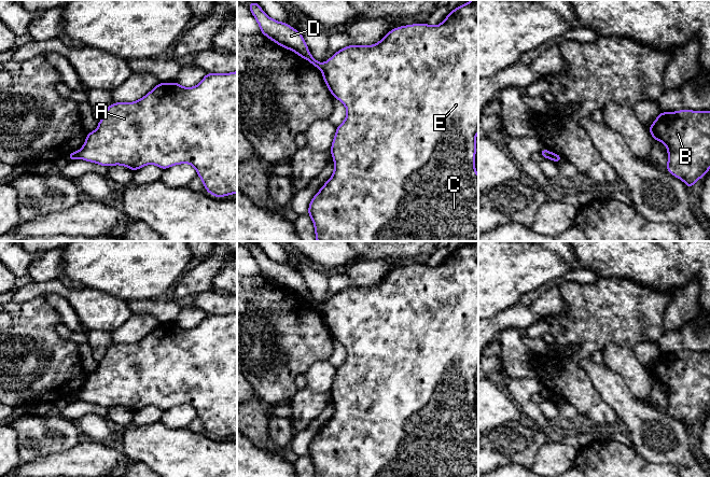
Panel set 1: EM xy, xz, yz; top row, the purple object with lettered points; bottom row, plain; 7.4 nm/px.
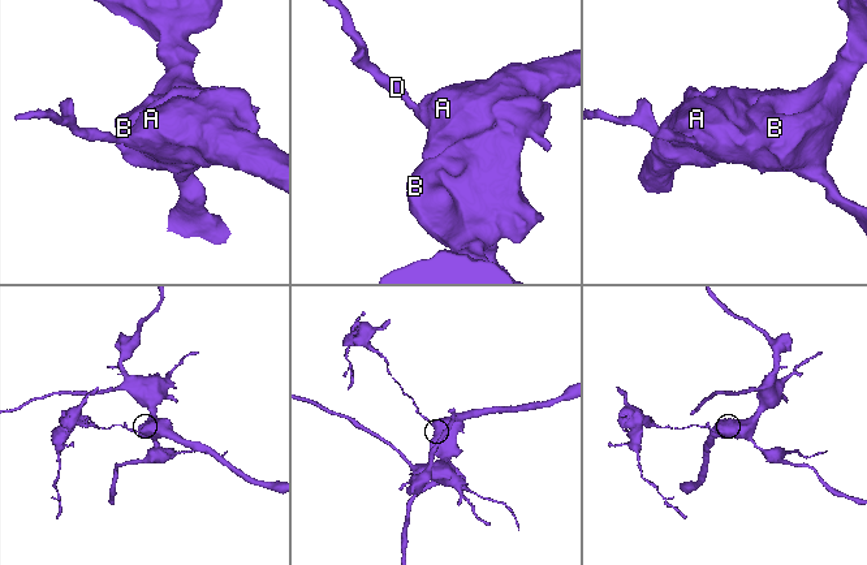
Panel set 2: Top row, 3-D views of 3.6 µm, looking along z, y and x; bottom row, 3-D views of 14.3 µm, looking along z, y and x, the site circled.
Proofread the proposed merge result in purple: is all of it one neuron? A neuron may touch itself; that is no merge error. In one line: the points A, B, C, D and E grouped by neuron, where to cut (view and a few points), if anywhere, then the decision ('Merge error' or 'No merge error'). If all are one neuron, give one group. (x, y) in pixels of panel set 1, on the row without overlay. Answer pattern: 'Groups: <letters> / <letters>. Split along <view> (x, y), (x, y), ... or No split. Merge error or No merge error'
Groups: A B C E / D. Split along xy (80, 392), (78, 398). Merge error

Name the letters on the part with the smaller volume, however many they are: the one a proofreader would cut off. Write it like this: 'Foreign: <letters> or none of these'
Foreign: D

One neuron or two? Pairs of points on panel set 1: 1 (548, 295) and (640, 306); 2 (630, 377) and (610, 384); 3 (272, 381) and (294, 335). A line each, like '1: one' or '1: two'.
1: two
2: two
3: one

